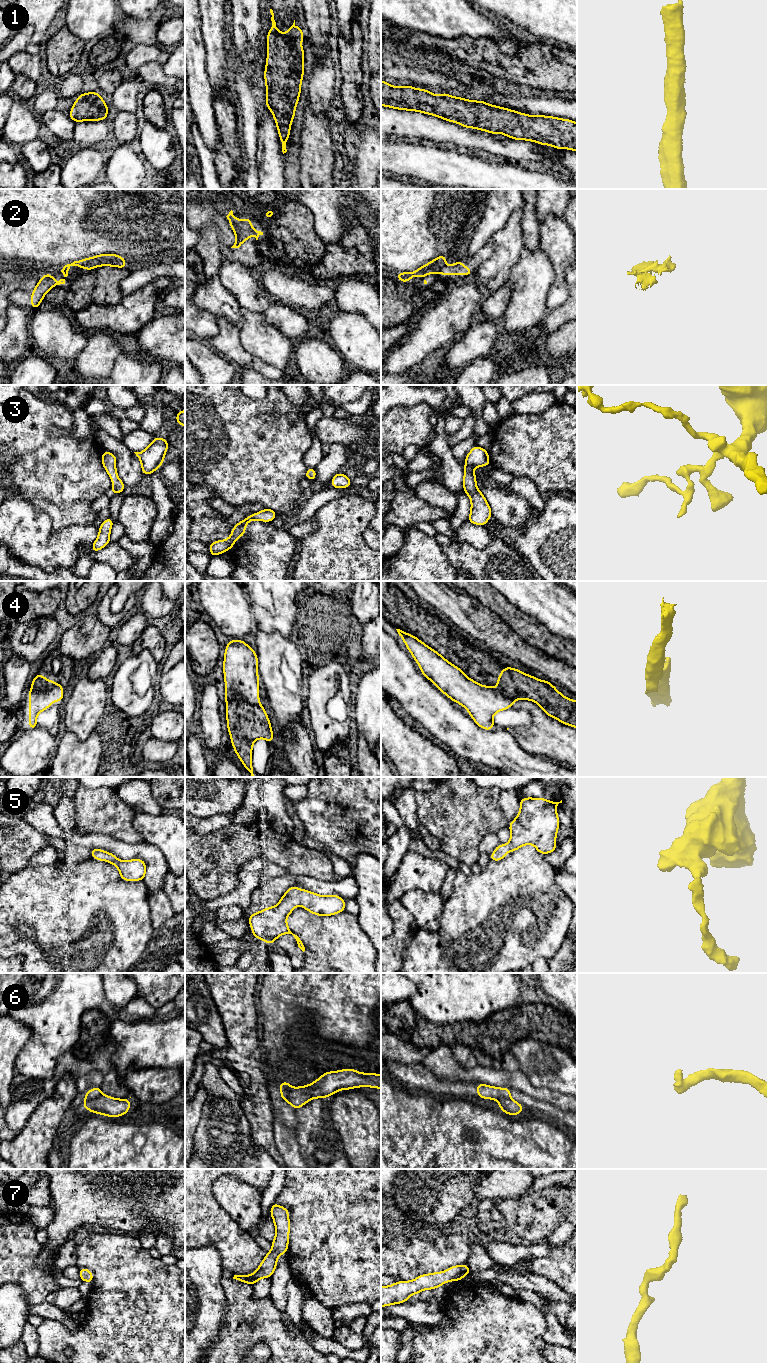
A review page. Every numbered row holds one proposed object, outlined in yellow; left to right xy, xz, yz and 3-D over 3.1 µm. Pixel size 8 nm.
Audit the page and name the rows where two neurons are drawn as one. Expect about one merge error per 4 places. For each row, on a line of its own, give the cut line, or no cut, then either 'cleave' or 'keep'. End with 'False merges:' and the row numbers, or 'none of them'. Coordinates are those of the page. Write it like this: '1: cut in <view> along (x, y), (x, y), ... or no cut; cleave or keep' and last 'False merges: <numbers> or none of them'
1: no cut; keep
2: no cut; keep
3: no cut; keep
4: cut in xz along (226, 701), (244, 699), (250, 703), (258, 704); cleave
5: no cut; keep
6: cut in xy along (101, 1093), (95, 1097), (85, 1099); cleave
7: no cut; keep
False merges: 4, 6

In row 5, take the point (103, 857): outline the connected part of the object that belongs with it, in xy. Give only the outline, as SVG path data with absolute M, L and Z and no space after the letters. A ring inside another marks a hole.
M95 848L90 849L92 858L104 861L106 860L110 864L114 864L119 872L120 877L124 881L139 881L144 880L146 875L146 864L142 859L132 859L128 861L122 861L116 858L116 856L110 852L102 851Z

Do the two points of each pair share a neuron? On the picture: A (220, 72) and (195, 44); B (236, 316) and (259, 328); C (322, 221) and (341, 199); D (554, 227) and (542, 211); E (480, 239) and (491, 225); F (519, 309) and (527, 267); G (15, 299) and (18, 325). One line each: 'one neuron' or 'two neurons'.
A: two neurons
B: two neurons
C: one neuron
D: two neurons
E: one neuron
F: one neuron
G: two neurons

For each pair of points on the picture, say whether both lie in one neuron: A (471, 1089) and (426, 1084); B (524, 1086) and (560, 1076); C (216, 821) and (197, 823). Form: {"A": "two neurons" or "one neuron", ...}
{"A": "one neuron", "B": "two neurons", "C": "one neuron"}

